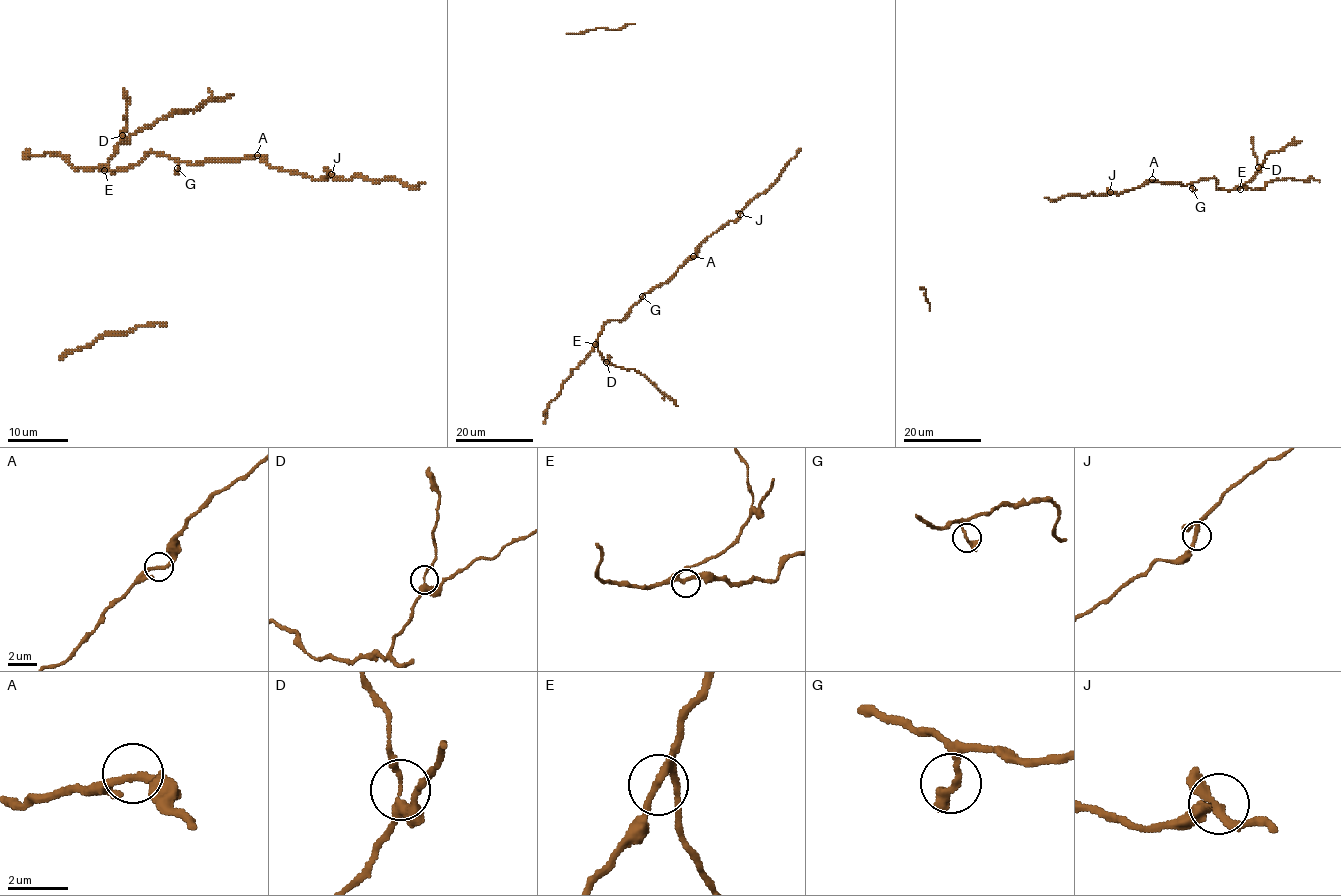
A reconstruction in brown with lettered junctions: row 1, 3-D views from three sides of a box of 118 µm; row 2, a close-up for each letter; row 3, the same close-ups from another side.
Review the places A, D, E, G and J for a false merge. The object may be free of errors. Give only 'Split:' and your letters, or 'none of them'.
Split: D

